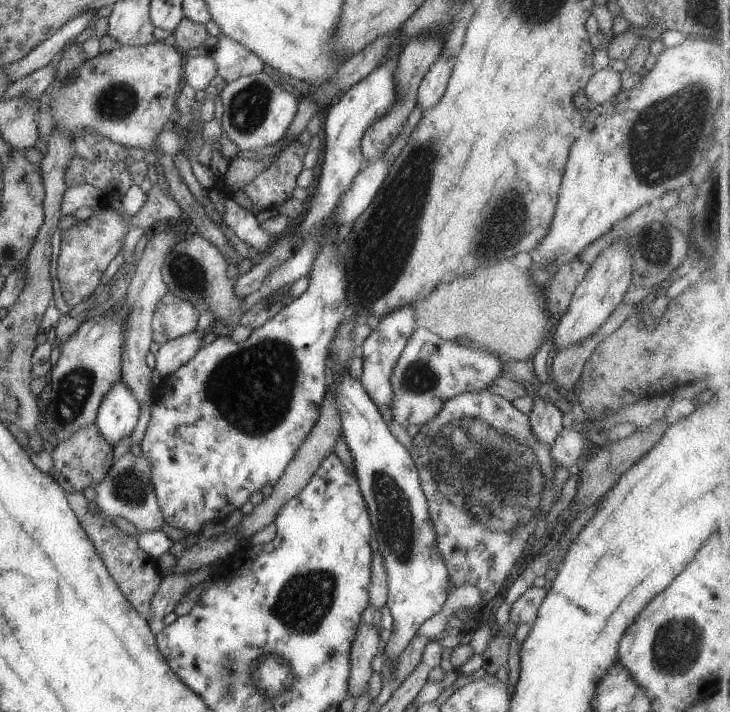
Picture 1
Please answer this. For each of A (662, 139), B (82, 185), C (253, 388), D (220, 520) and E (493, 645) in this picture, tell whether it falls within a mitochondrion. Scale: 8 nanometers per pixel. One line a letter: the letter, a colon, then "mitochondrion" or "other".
A: mitochondrion
B: other
C: mitochondrion
D: other
E: other

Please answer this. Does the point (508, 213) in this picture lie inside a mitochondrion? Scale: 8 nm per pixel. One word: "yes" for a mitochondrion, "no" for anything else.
yes

